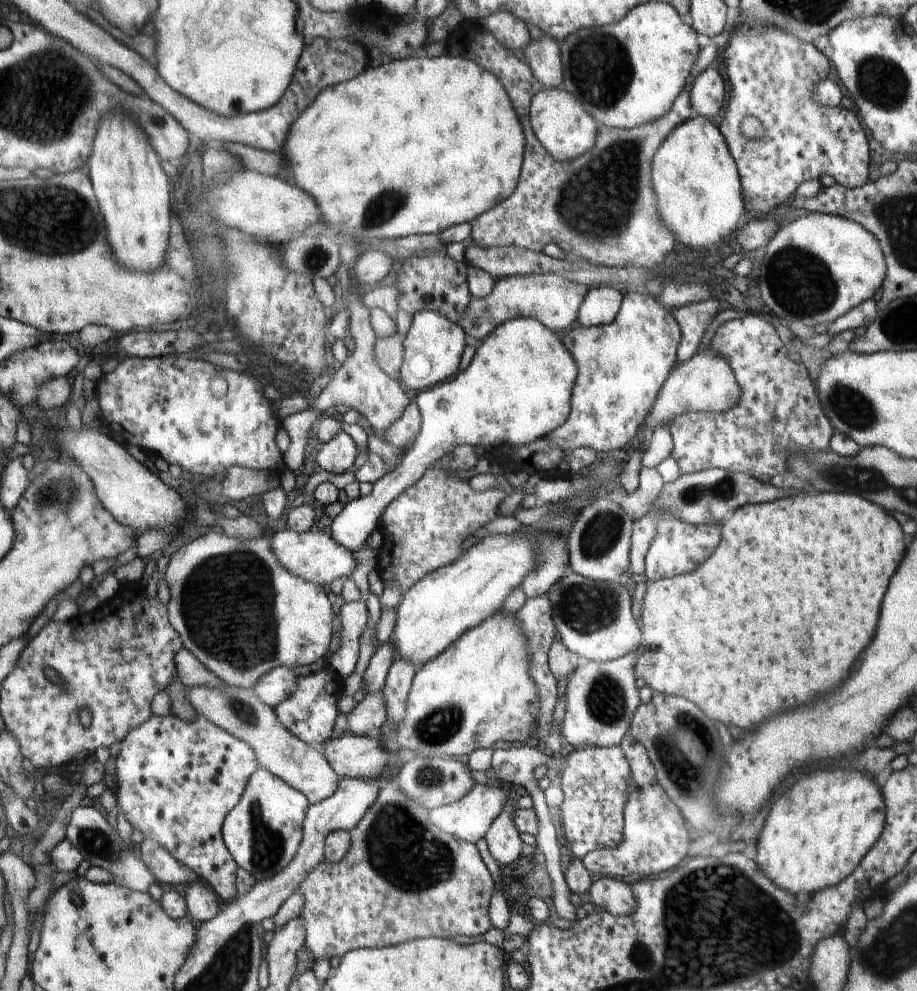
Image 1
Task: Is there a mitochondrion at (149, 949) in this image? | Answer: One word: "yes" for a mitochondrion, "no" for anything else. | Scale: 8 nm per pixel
no

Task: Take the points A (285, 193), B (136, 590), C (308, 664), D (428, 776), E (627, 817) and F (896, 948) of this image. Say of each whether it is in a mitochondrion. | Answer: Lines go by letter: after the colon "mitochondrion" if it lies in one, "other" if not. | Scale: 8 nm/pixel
A: other
B: other
C: other
D: mitochondrion
E: other
F: mitochondrion

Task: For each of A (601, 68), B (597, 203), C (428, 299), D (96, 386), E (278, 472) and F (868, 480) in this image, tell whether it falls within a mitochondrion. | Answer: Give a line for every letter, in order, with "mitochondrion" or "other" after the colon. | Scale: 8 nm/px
A: mitochondrion
B: mitochondrion
C: other
D: other
E: other
F: mitochondrion

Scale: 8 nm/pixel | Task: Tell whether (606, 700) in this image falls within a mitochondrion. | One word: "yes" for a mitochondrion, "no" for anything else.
yes

